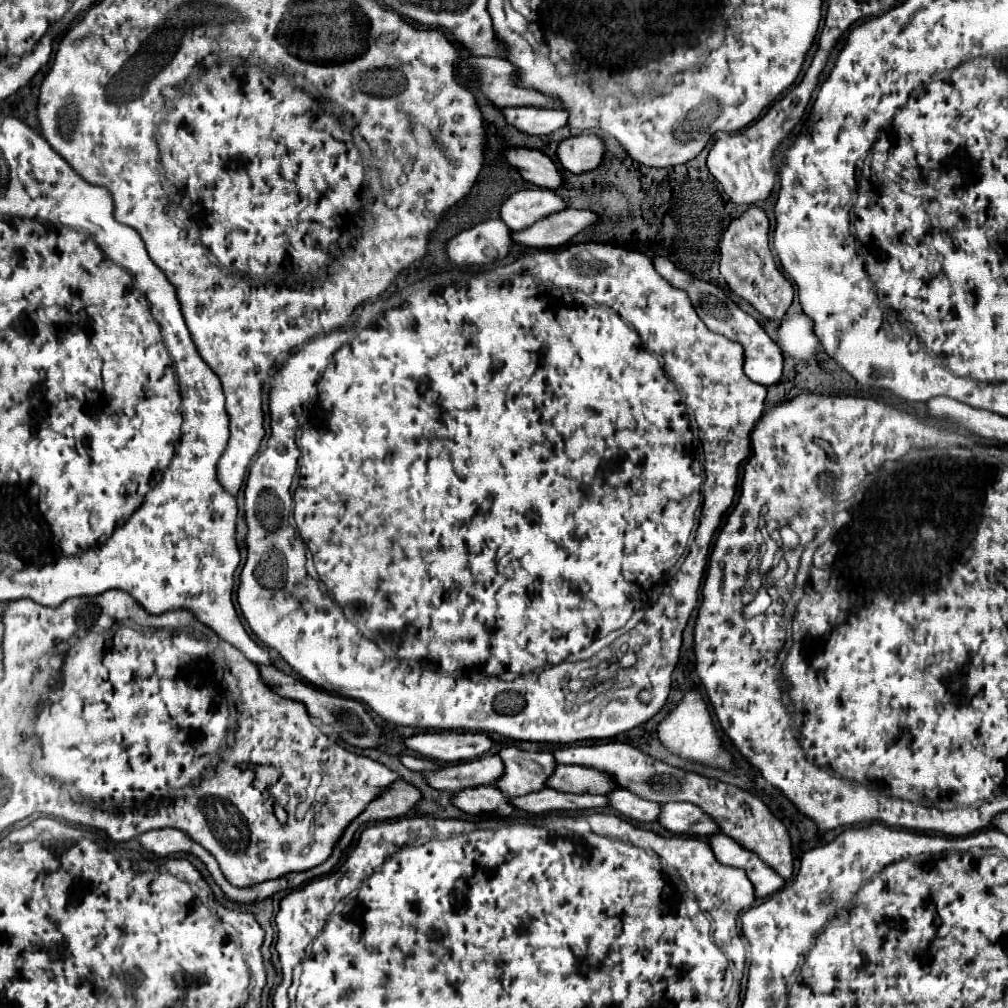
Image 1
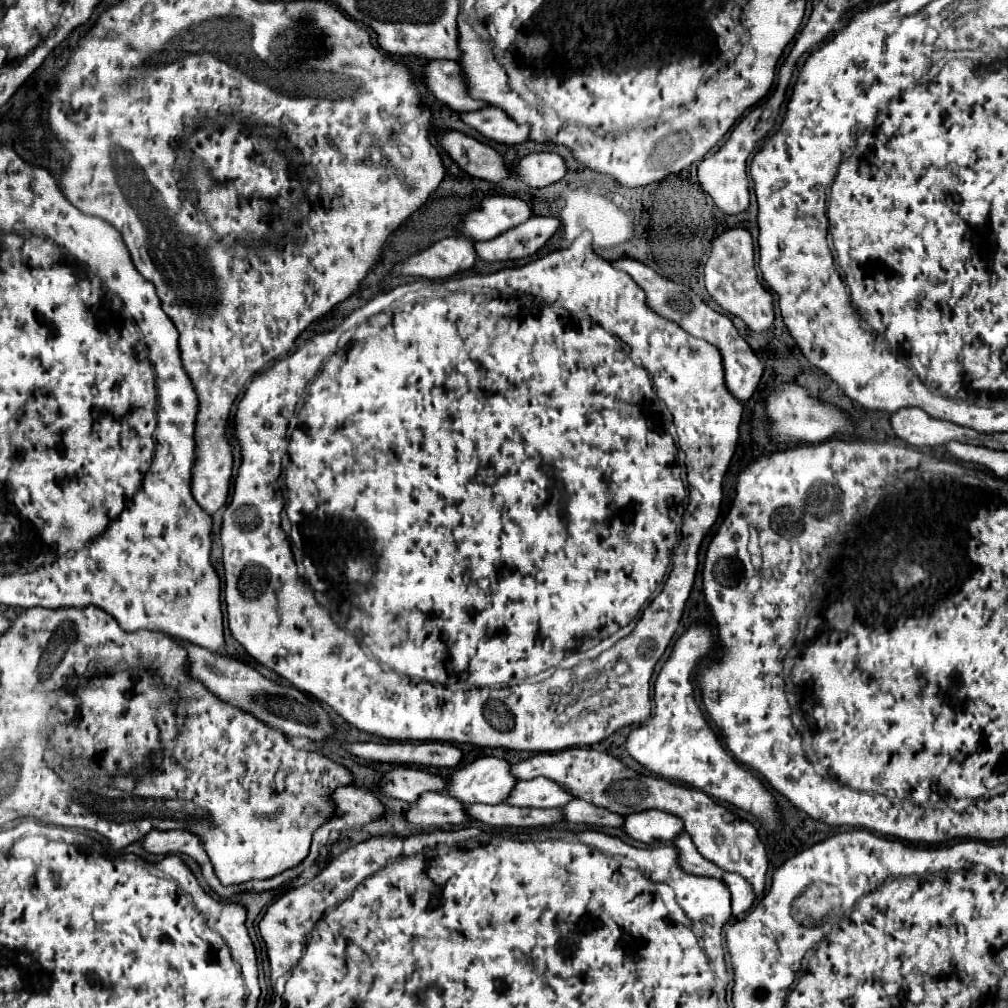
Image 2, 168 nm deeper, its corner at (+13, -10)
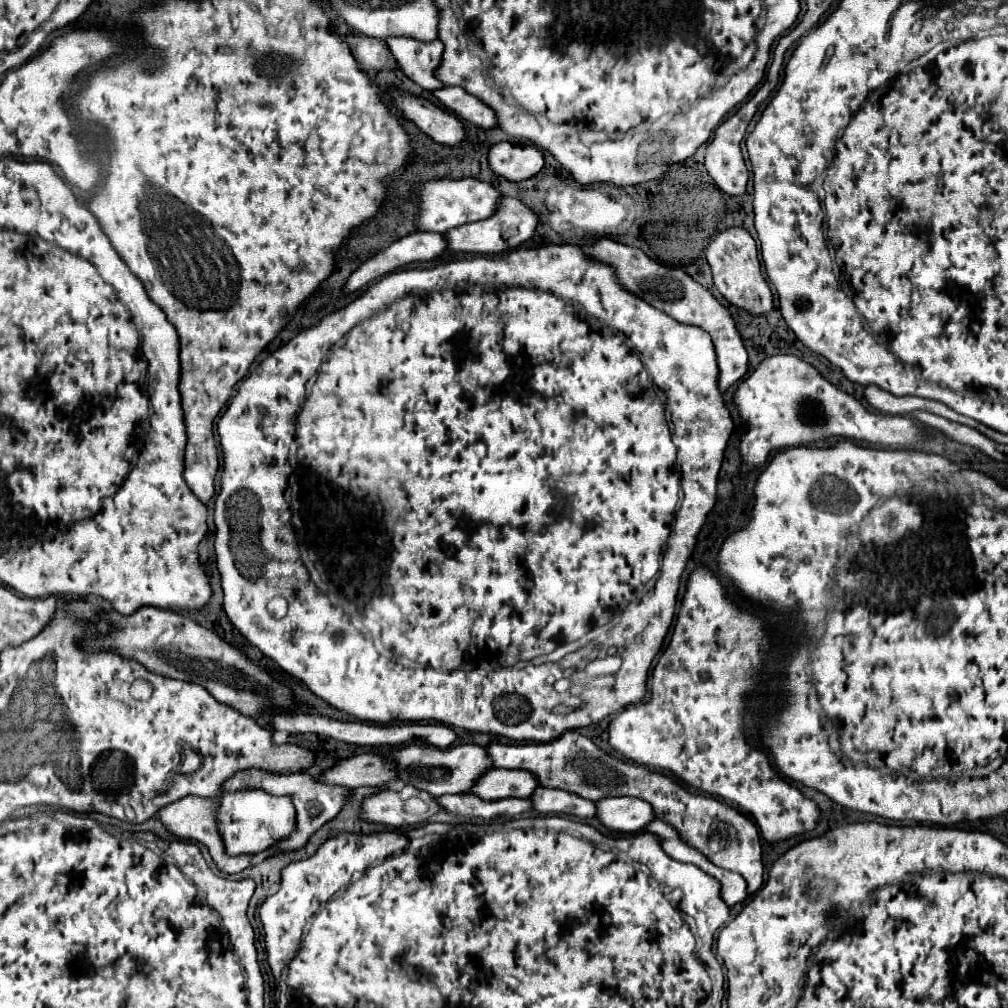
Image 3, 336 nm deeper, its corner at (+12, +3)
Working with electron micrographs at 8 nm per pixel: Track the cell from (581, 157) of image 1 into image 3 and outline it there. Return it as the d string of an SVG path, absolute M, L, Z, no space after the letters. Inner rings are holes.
M500 142L490 148L488 162L496 174L512 182L520 182L536 176L542 170L544 154L534 144Z

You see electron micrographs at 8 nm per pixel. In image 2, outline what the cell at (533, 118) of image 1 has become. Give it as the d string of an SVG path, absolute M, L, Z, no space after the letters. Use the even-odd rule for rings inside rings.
M483 107L477 111L459 113L459 117L465 125L469 125L471 129L479 131L483 137L497 143L515 145L515 143L527 141L527 135L529 135L527 125L517 125L509 121L509 117L505 117L505 113L501 113L501 109L497 107Z

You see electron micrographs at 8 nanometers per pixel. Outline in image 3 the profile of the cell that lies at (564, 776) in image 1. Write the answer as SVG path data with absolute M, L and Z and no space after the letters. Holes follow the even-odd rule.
M490 768L472 788L472 794L478 794L484 800L500 800L508 794L530 794L534 788L538 788L538 782L534 782L534 776L530 776L530 772Z

